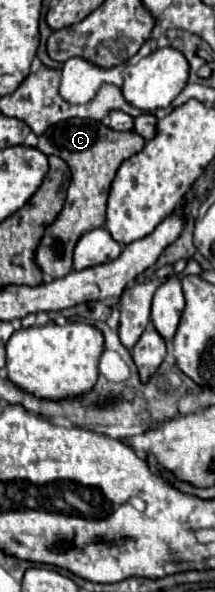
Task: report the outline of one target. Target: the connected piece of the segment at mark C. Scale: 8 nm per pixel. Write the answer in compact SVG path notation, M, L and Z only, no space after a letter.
M68 119L60 121L44 131L44 135L38 137L38 149L44 155L58 155L64 159L72 171L72 179L66 191L66 203L62 211L58 213L58 219L50 227L46 227L38 251L36 251L36 263L44 275L50 275L54 279L60 279L72 271L72 251L78 243L78 239L96 227L102 227L106 221L106 199L110 191L110 183L128 157L136 155L144 147L144 139L132 131L120 133L112 131L100 121L92 119Z

